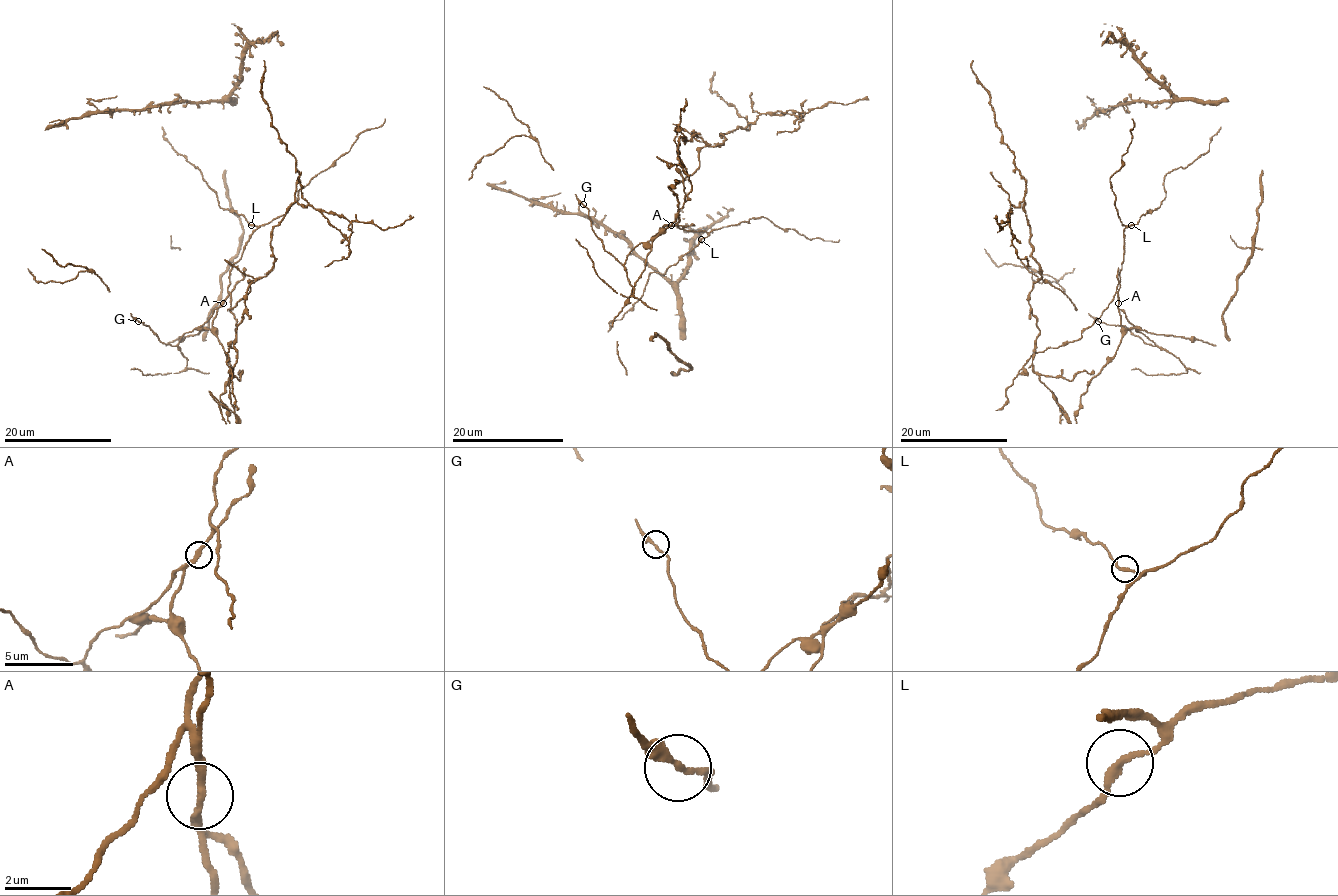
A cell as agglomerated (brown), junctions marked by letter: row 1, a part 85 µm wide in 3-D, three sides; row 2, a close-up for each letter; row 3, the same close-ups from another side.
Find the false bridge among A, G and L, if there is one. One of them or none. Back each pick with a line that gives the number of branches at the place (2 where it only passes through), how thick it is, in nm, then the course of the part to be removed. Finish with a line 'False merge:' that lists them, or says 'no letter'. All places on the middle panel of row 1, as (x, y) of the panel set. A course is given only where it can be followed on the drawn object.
A: 2 branches meet; 240 nm thick; foreign part runs (671, 225), (660, 228), (691, 190), (681, 137), (720, 145), (720, 133), (749, 123), (712, 92), (713, 74)
False merge: A

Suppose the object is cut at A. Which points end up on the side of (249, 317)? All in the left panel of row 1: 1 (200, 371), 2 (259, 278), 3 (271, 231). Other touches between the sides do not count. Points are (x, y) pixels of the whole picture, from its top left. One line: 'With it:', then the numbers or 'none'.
With it: 2, 3

